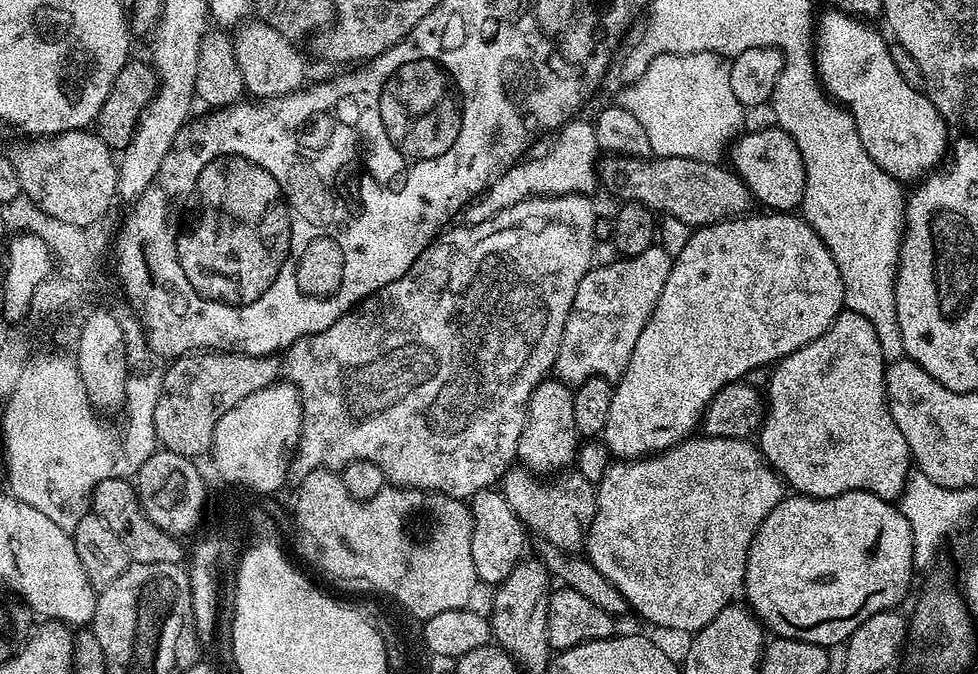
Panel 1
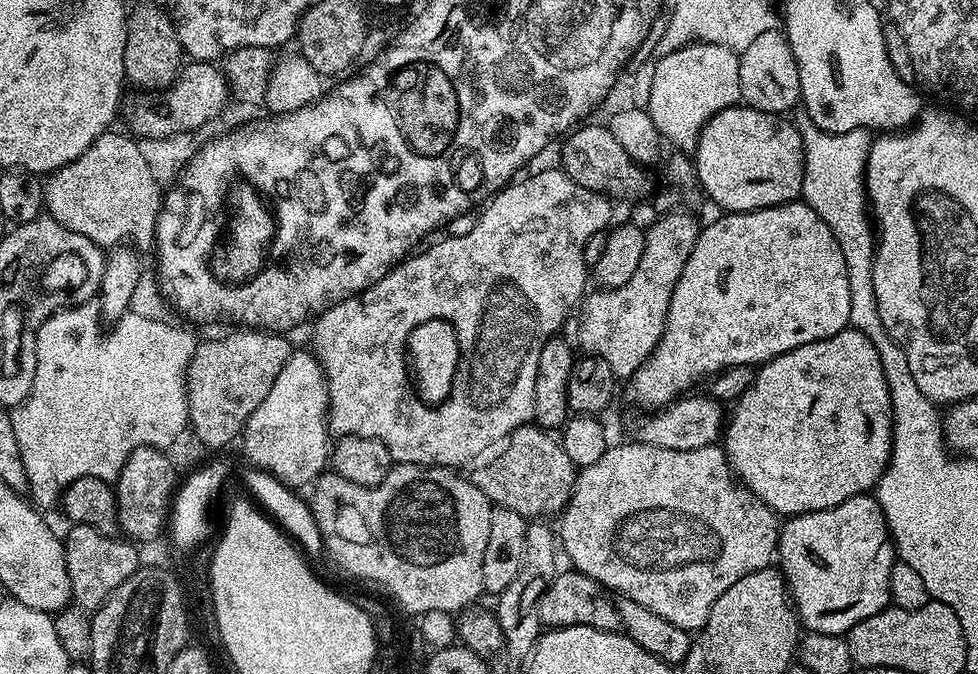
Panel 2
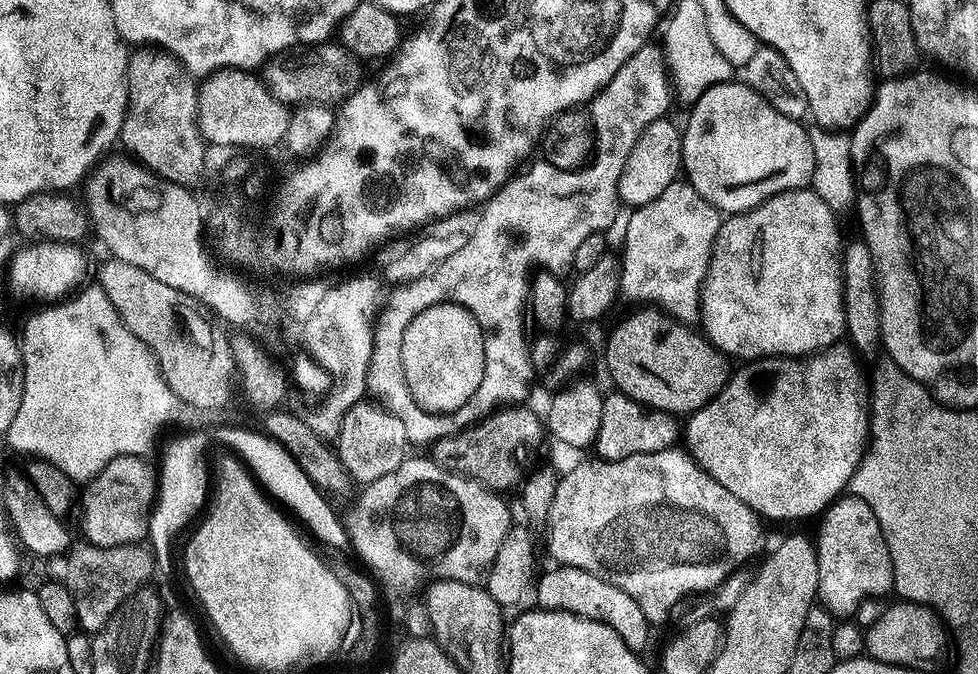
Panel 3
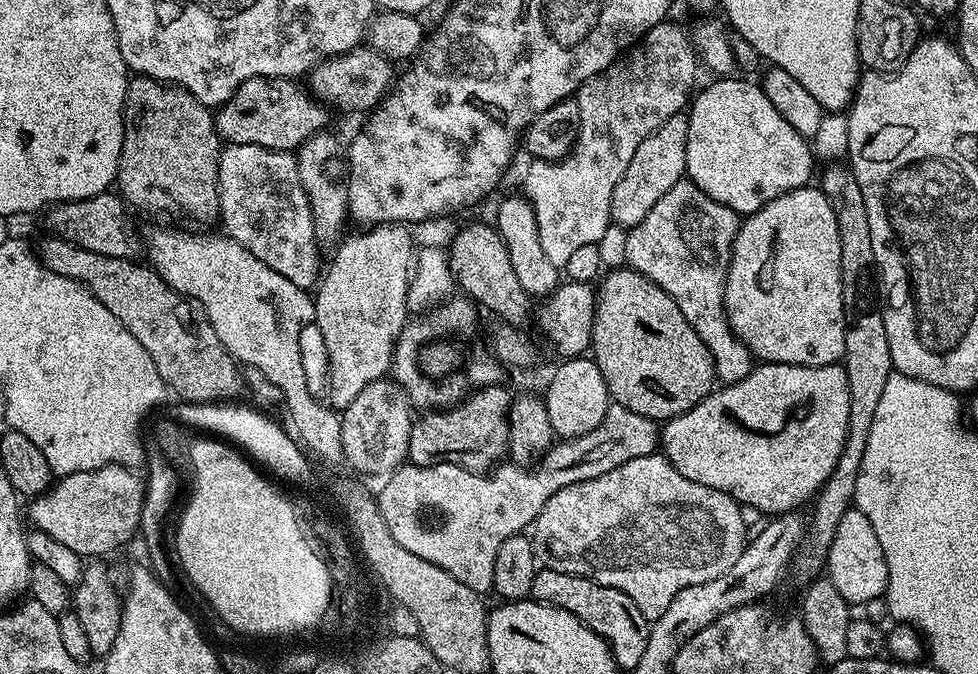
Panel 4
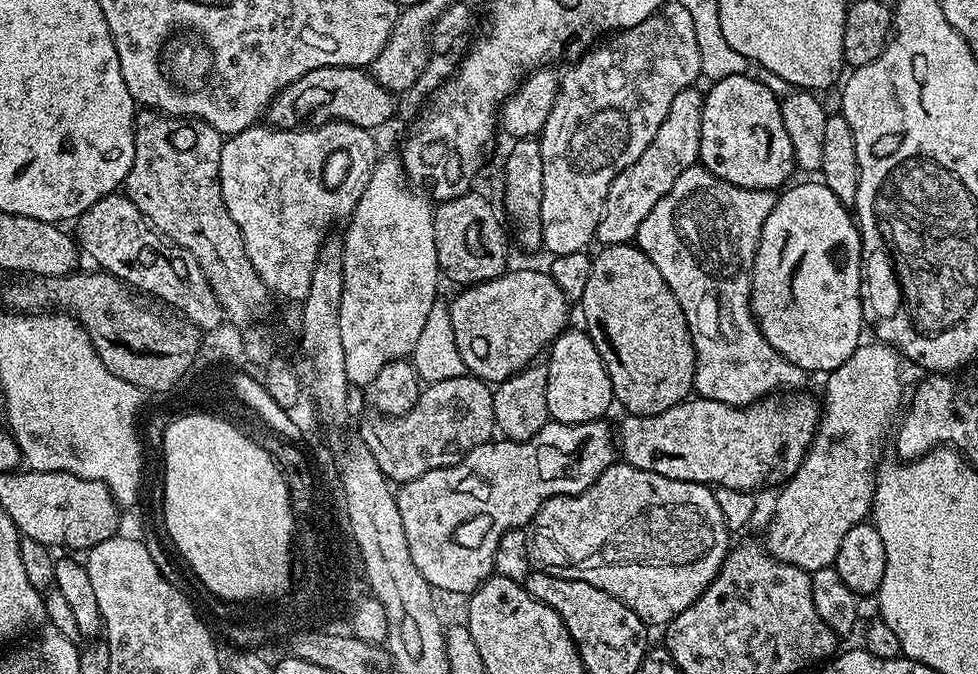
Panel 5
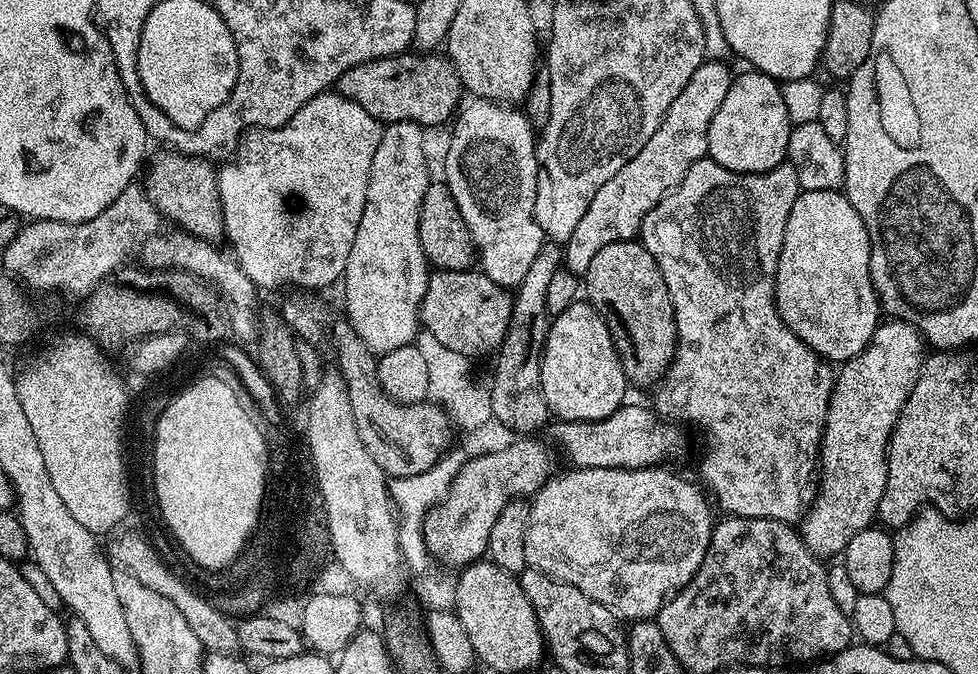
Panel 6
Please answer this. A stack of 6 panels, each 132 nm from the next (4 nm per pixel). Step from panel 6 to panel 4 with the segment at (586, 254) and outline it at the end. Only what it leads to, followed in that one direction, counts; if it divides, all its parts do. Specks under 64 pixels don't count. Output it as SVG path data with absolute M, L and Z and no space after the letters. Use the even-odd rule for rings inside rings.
M681 114L666 118L658 130L651 132L634 150L634 158L630 158L630 166L626 166L626 174L618 178L618 186L614 186L614 194L610 202L612 211L612 224L618 226L621 224L624 230L633 228L646 214L650 214L654 202L670 190L686 176L686 138L688 137L688 117Z

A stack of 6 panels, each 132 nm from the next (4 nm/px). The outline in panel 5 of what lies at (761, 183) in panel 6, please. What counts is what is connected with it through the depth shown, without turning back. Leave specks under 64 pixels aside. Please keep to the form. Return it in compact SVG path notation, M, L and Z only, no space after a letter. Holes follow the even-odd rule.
M697 162L690 166L690 170L682 170L682 178L670 186L670 194L658 198L658 206L654 206L654 210L642 218L642 226L638 226L634 241L636 247L644 251L654 266L658 266L658 274L666 278L666 286L670 286L674 298L678 298L678 306L682 306L682 314L686 314L696 351L694 392L705 400L747 406L771 397L779 388L799 389L796 387L806 380L803 370L782 358L782 354L778 354L778 350L774 350L774 346L770 346L770 342L760 335L752 305L745 295L762 226L770 210L774 210L776 197L775 191L763 192L734 186Z

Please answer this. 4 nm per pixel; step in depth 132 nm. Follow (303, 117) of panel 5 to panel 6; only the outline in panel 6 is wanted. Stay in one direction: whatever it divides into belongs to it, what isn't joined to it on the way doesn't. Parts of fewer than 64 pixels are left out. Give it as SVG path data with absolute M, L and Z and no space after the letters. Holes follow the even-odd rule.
M444 54L412 55L387 56L354 66L336 79L335 91L362 106L366 114L385 125L397 124L403 120L409 120L428 130L435 124L447 125L457 115L462 104L462 85L456 66Z

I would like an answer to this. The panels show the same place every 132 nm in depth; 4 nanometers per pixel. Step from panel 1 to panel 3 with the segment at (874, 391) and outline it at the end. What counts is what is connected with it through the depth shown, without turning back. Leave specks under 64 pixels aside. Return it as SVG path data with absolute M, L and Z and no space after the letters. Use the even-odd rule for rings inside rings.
M837 342L832 345L831 348L826 348L818 352L813 352L803 358L761 358L748 363L745 363L744 368L740 368L731 373L728 377L728 385L723 388L720 393L713 400L710 401L706 406L702 406L697 412L691 413L687 417L686 423L688 423L688 428L686 424L686 436L688 432L688 445L686 445L687 451L690 453L693 460L699 464L700 468L706 470L714 482L719 482L720 485L726 486L726 490L730 490L730 494L734 494L734 498L738 498L741 502L746 502L746 506L750 506L750 510L754 510L756 515L763 518L765 521L768 520L804 520L807 516L819 517L821 513L827 509L828 505L832 503L833 500L837 499L851 485L852 475L856 472L856 467L860 465L860 460L864 457L864 450L868 446L868 438L870 435L870 388L864 385L864 372L860 369L860 364L858 361L857 353L853 351L847 343Z

